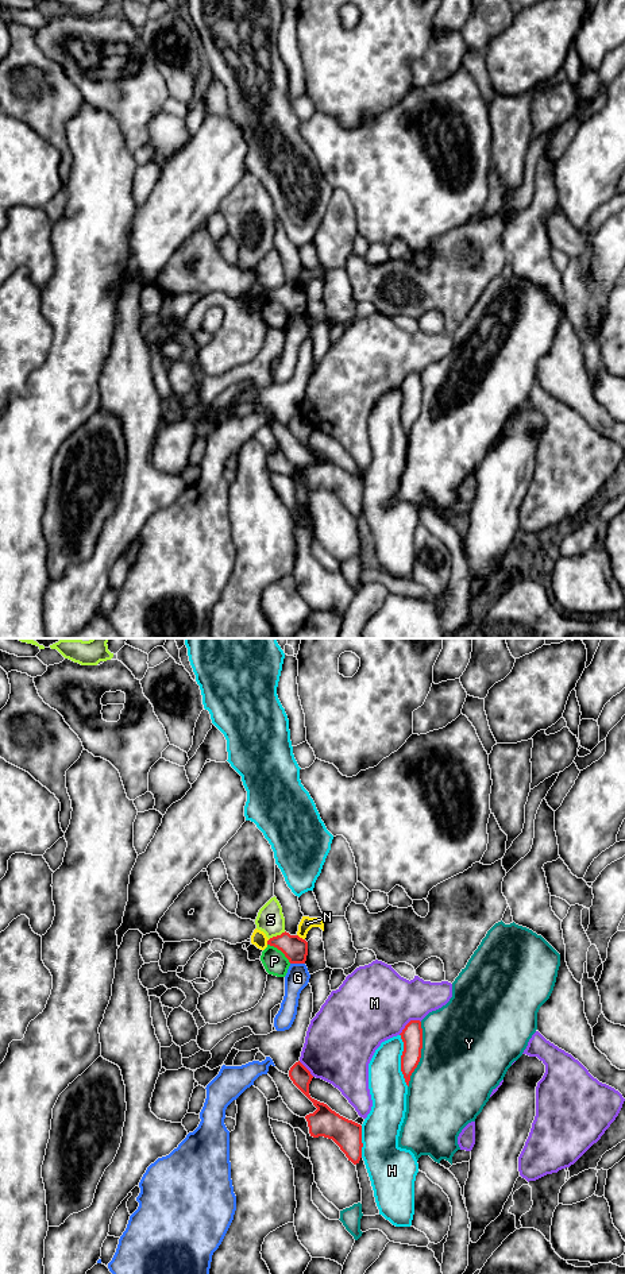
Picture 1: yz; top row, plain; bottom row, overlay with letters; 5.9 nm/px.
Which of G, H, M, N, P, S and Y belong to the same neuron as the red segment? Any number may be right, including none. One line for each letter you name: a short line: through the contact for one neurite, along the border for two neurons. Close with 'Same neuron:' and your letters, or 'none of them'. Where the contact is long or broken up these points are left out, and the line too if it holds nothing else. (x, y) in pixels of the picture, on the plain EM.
Same neuron: none of them

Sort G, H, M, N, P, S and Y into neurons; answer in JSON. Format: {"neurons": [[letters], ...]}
{"neurons": [["G"], ["H"], ["M"], ["N"], ["P", "S"], ["Y"]]}

